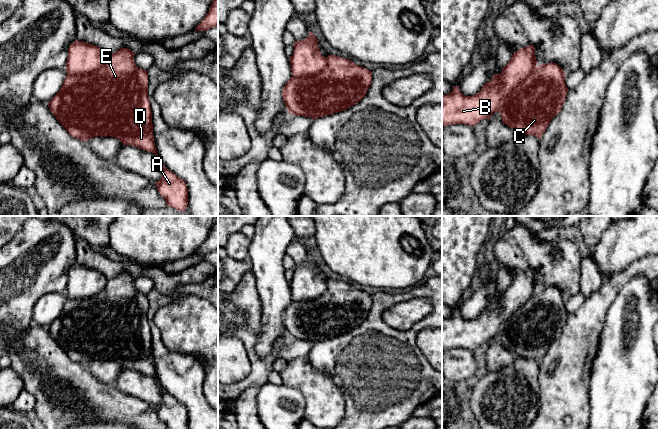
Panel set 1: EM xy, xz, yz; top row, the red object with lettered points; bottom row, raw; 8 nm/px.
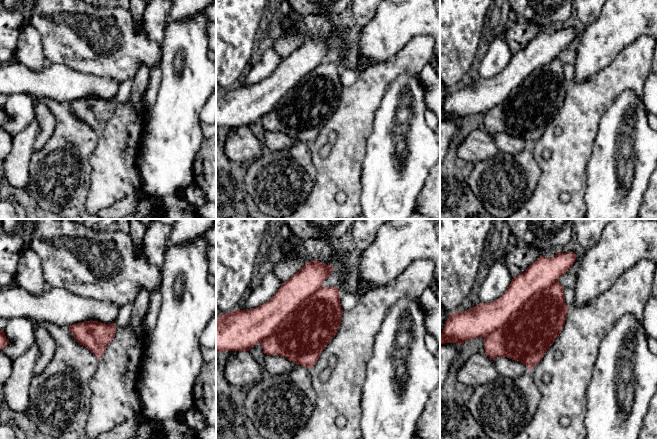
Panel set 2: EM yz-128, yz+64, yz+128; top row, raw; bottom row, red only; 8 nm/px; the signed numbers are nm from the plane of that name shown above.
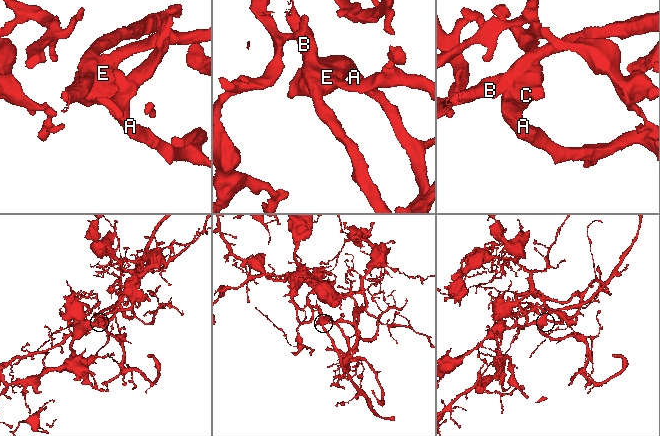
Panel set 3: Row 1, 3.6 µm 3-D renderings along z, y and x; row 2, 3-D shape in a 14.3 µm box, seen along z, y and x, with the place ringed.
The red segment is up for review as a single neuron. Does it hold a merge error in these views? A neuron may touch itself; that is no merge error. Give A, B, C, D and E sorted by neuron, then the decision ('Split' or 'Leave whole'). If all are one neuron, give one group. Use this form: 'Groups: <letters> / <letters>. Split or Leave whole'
Groups: A C D E / B. Split

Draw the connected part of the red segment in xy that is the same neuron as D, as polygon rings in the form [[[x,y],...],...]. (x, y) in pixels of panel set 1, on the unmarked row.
[[[121,272],[108,279],[105,288],[91,298],[78,300],[67,298],[60,315],[50,324],[48,331],[72,361],[85,366],[97,360],[111,360],[118,362],[123,369],[135,370],[158,380],[148,321],[148,298],[135,289],[134,280],[135,277],[130,273]]]

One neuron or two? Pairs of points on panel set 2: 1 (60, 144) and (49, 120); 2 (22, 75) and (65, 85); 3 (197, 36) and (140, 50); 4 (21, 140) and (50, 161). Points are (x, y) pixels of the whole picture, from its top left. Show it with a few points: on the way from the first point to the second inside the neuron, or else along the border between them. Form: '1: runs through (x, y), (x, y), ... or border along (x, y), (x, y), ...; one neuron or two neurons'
1: border along (48, 107), (54, 117), (55, 129), (40, 150); two neurons
2: runs through (33, 82), (54, 83); one neuron
3: border along (160, 49), (161, 60); two neurons
4: border along (34, 151), (30, 158), (28, 174); two neurons

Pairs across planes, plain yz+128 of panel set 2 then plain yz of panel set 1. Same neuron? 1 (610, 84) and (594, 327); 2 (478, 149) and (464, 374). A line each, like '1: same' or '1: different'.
1: same
2: same

